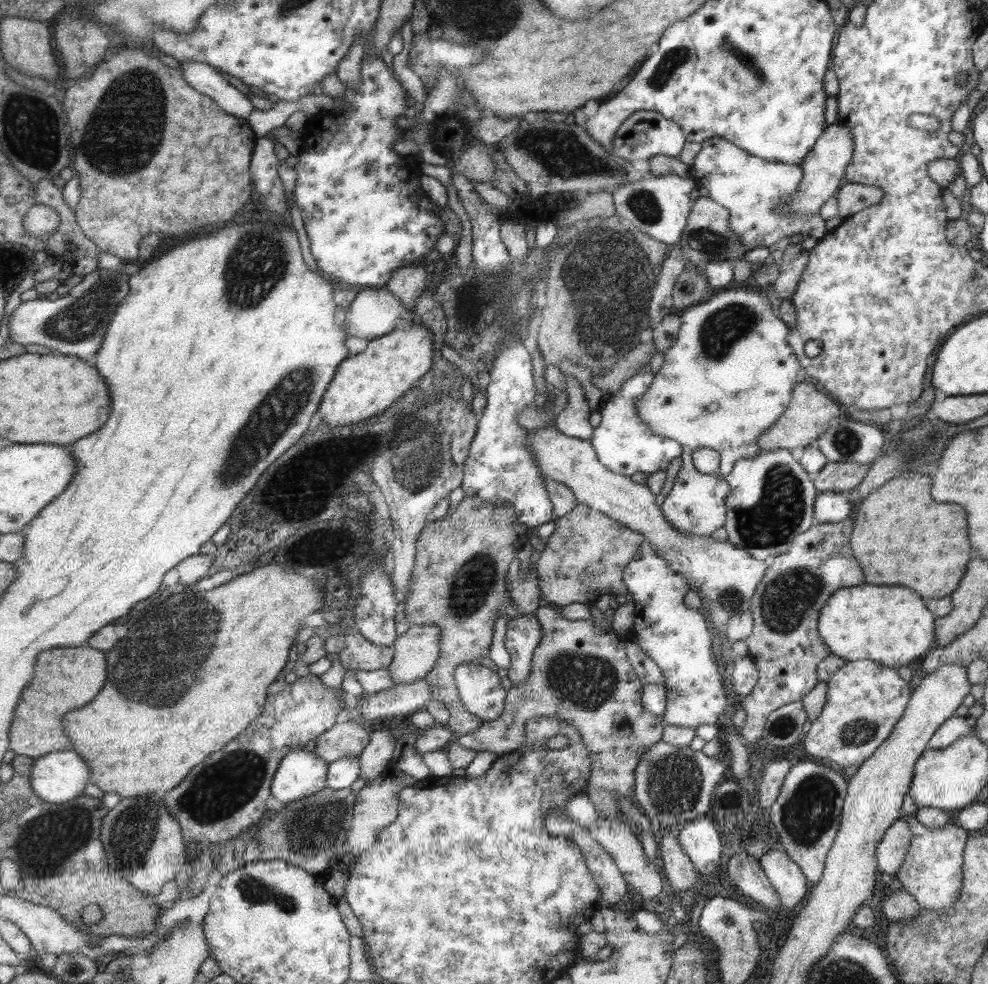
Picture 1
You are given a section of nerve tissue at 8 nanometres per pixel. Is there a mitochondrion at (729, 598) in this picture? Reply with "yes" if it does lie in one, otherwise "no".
yes

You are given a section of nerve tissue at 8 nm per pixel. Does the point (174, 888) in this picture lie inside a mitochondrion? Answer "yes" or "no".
no

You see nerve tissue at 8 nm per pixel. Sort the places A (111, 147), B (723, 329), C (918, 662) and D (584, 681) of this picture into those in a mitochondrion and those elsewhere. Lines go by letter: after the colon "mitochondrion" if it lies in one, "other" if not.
A: mitochondrion
B: mitochondrion
C: other
D: mitochondrion

